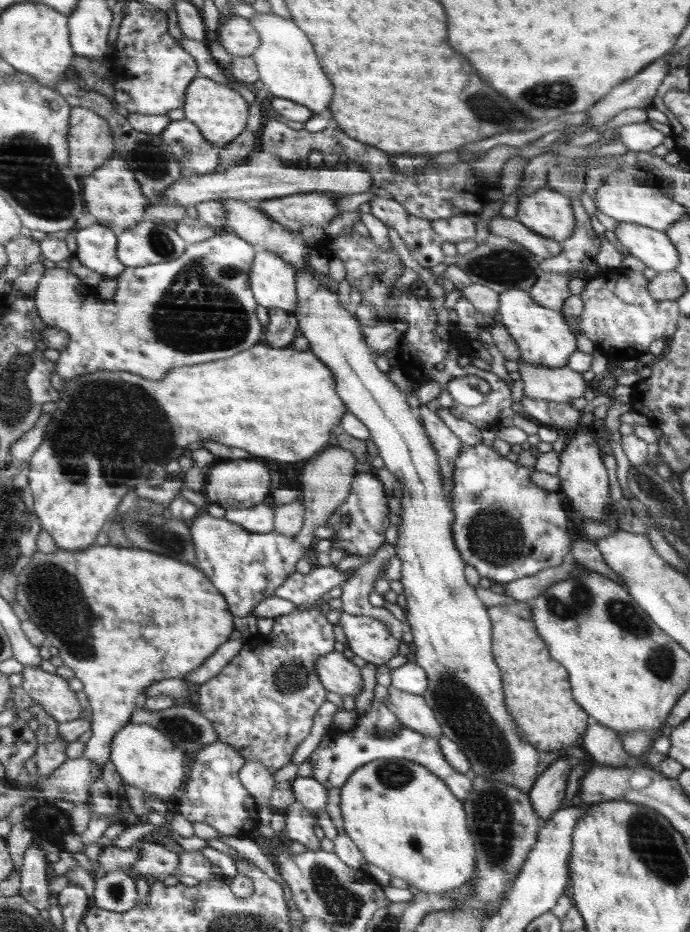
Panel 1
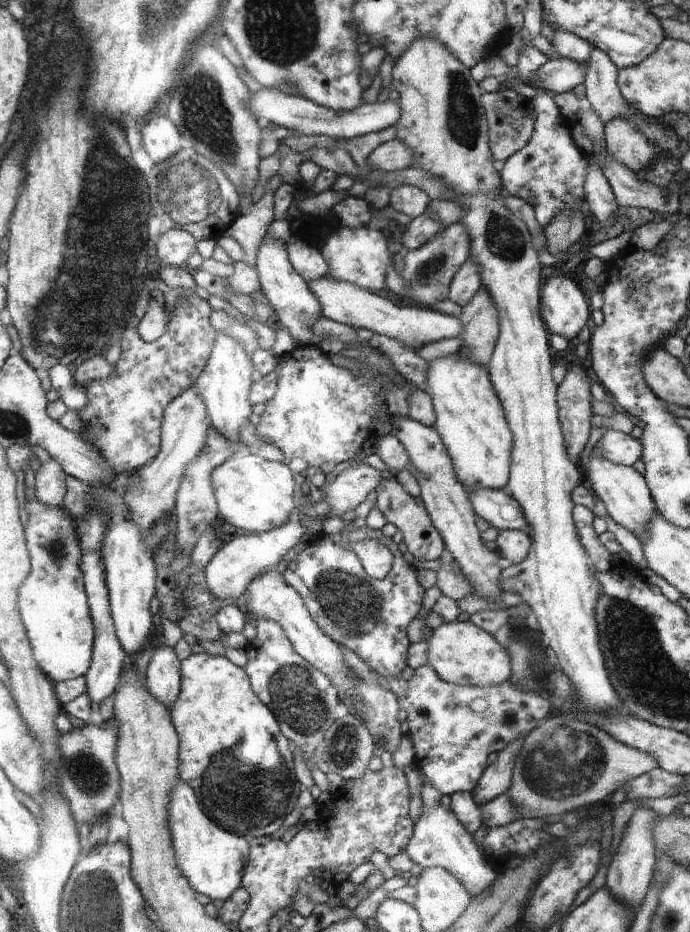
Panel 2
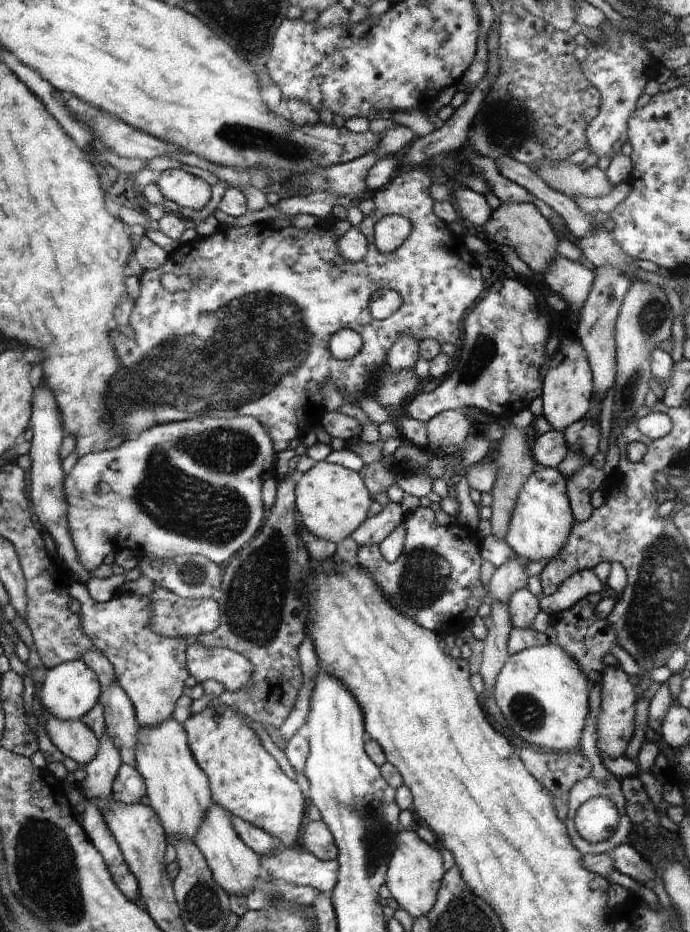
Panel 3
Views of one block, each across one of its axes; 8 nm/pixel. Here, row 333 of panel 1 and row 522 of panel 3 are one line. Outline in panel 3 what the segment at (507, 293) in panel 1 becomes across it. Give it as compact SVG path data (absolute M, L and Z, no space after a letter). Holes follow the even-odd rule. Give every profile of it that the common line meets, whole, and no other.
M537 467L534 474L526 480L526 484L520 488L504 540L518 556L548 564L550 560L563 554L574 527L575 517L567 496L566 480L555 468Z

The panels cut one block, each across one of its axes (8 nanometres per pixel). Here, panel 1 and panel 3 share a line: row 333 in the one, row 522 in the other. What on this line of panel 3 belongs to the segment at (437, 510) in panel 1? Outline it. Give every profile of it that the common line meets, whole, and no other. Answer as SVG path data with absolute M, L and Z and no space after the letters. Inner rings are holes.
M318 461L307 472L302 473L296 483L296 510L300 512L301 524L314 534L330 542L350 538L352 532L370 517L370 492L359 472L335 463Z

